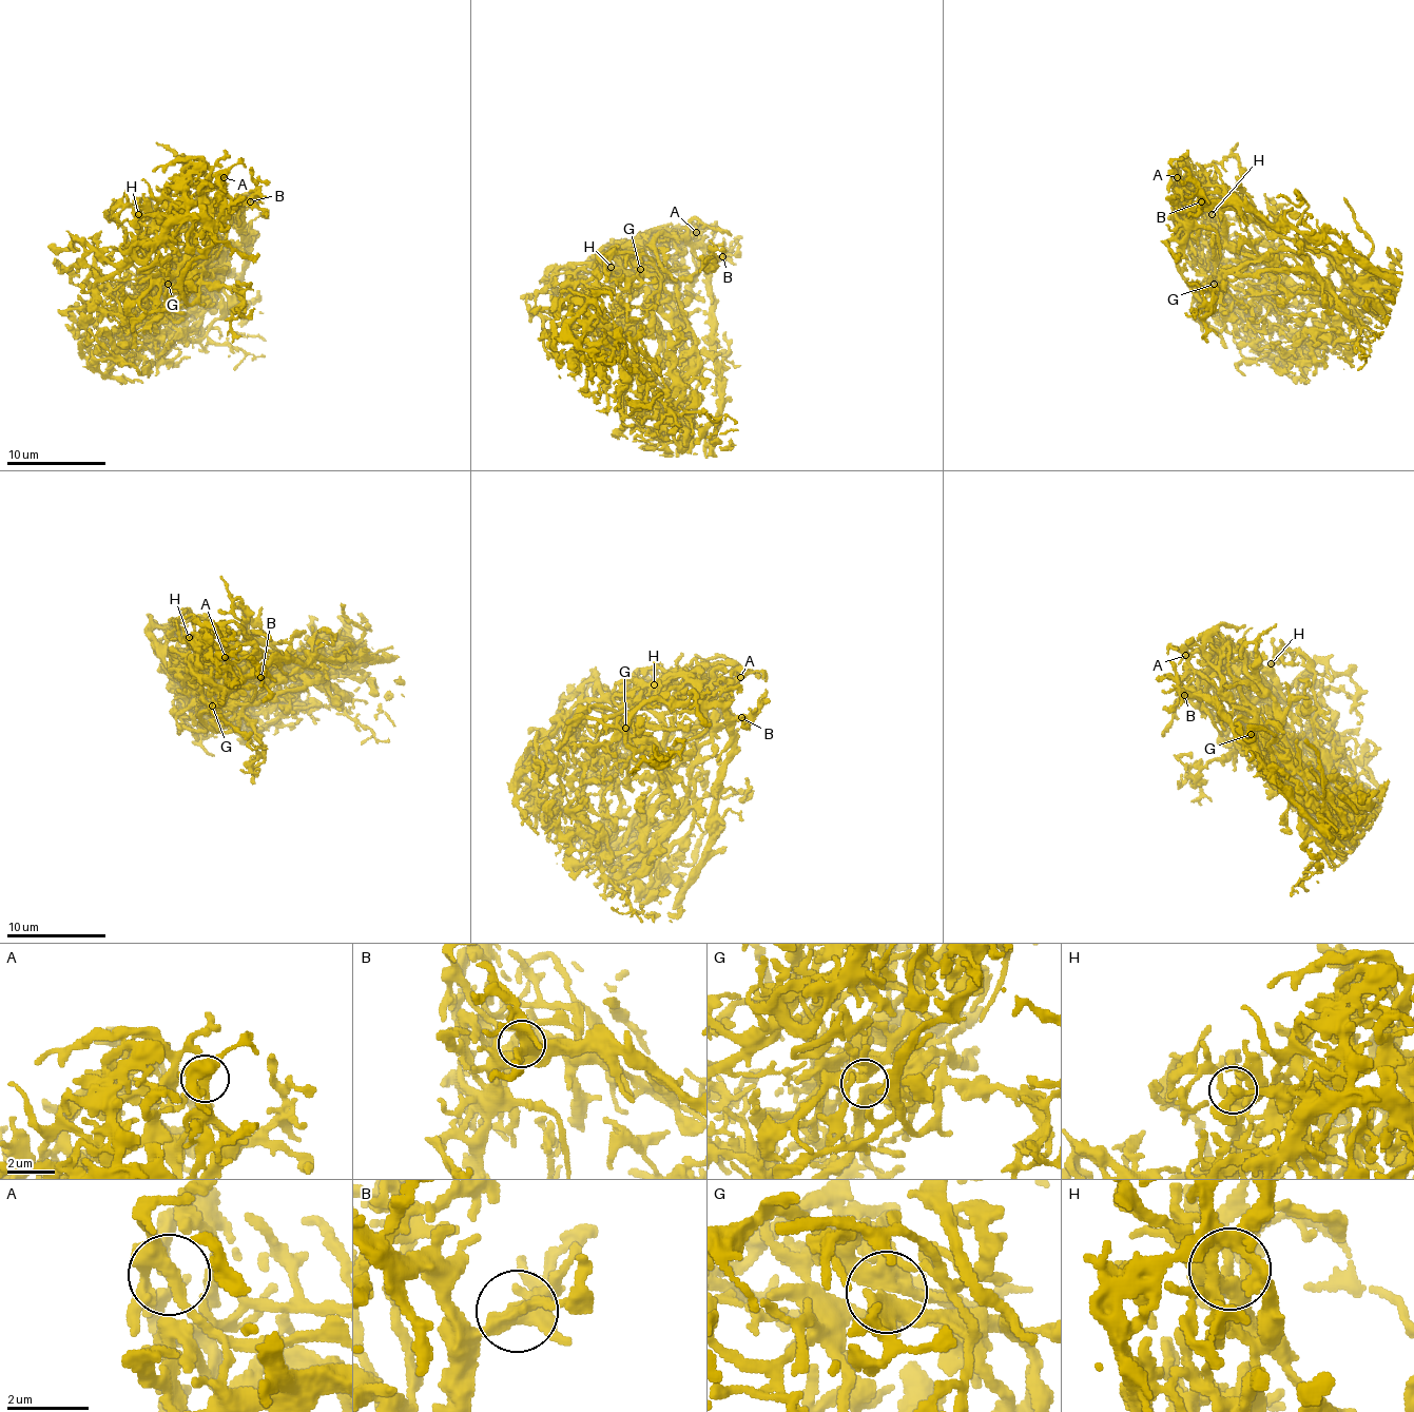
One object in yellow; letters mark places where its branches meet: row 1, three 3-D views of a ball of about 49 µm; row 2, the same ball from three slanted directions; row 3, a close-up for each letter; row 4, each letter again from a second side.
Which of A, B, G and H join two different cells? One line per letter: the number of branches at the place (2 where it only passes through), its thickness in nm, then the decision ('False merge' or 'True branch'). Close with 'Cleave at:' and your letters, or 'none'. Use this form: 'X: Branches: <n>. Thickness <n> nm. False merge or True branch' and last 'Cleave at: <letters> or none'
A: Branches: 4. Thickness 380 nm. True branch
B: Branches: 3. Thickness 340 nm. True branch
G: Branches: 2. Thickness 320 nm. True branch
H: Branches: 4. Thickness 280 nm. True branch
Cleave at: none

